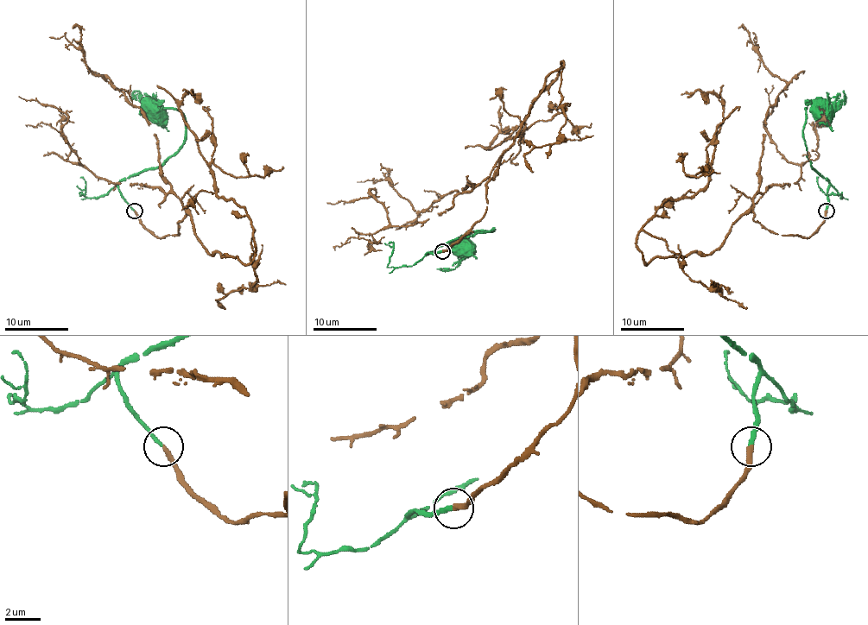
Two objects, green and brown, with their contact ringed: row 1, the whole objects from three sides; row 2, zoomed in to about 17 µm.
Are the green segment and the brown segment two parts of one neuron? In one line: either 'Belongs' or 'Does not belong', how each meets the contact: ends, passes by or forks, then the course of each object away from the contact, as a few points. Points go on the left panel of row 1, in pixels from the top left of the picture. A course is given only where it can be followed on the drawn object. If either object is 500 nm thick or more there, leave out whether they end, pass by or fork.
Belongs. At the ring green ends. At the ring brown ends. Course of green: (133, 211), (119, 183), (146, 169), (161, 167), (184, 139), (184, 116), (178, 110), (161, 105), (152, 109). Course of brown: (135, 211), (157, 237), (186, 212), (210, 254), (255, 252), (184, 119), (193, 94)

